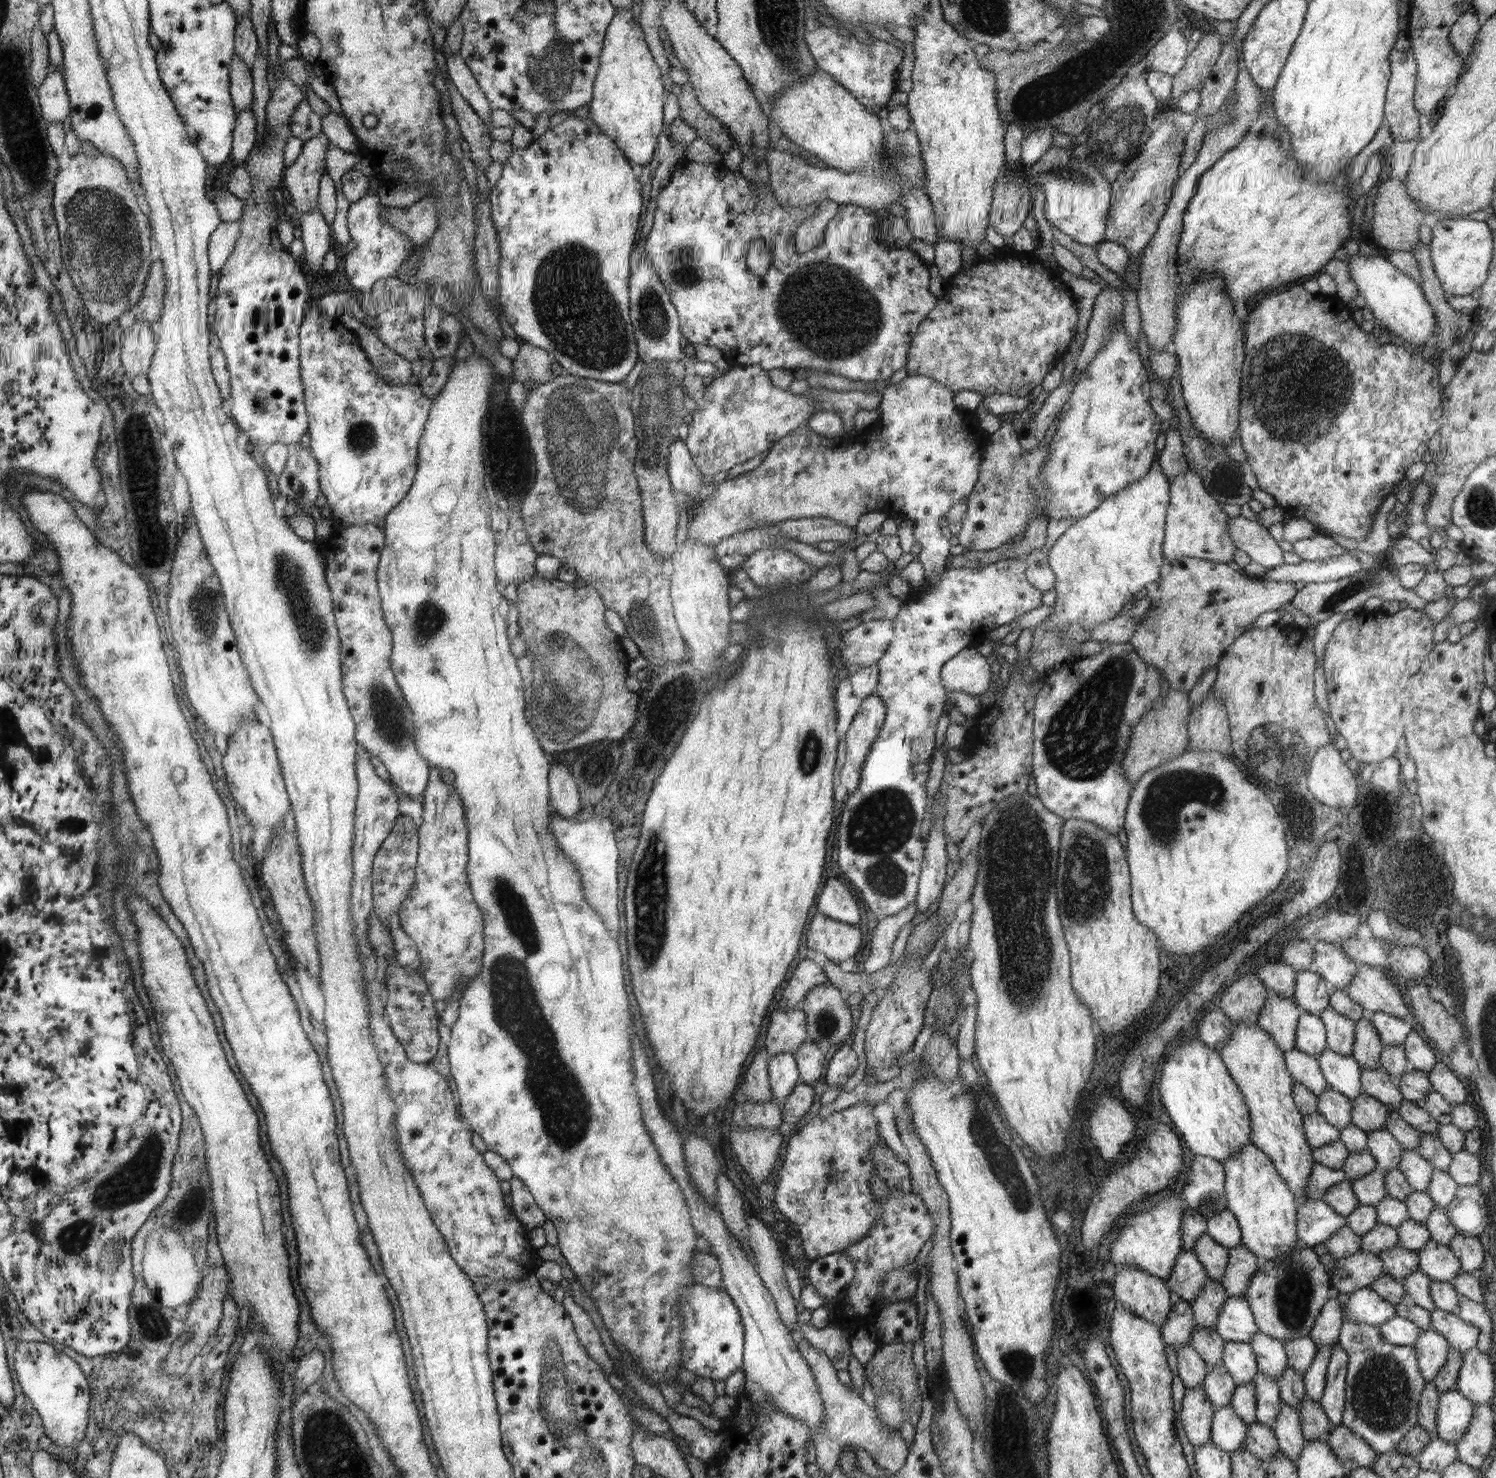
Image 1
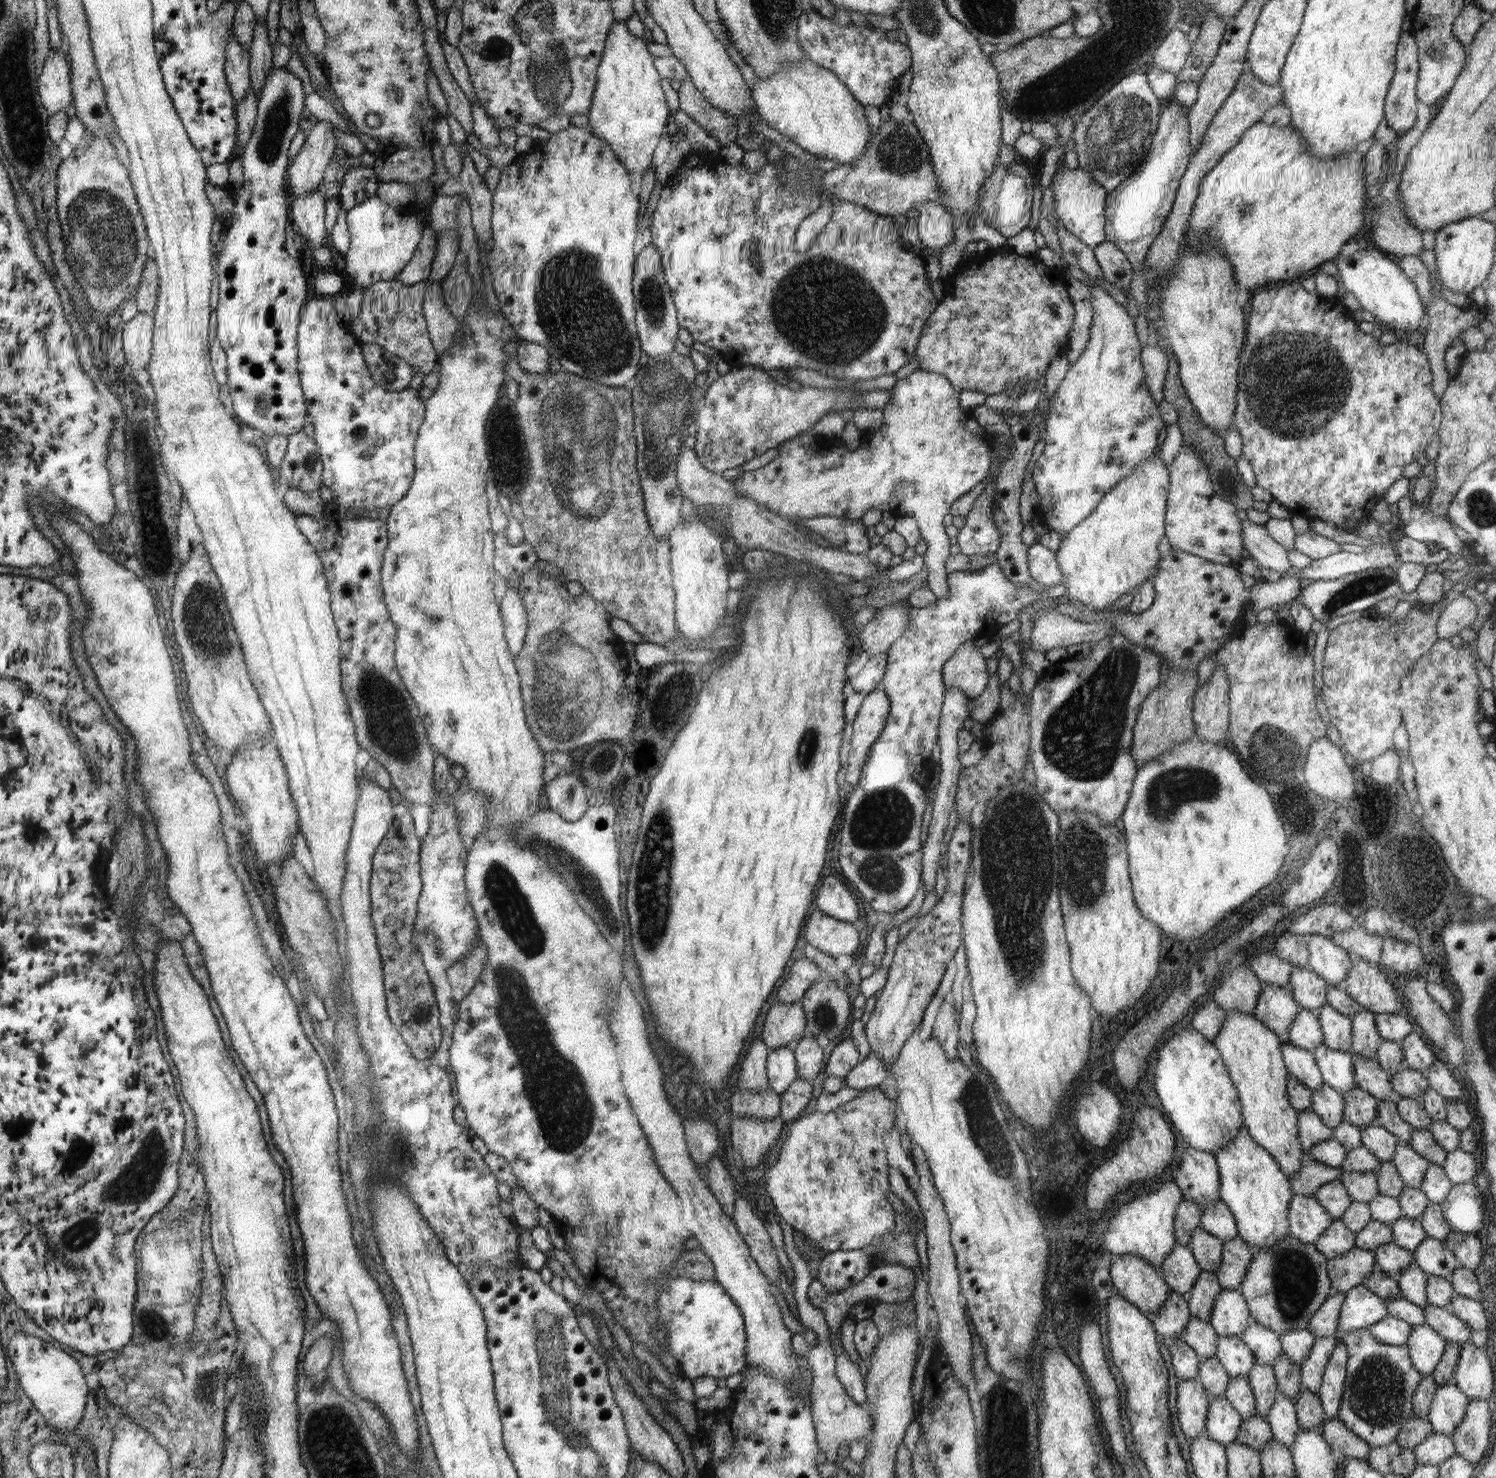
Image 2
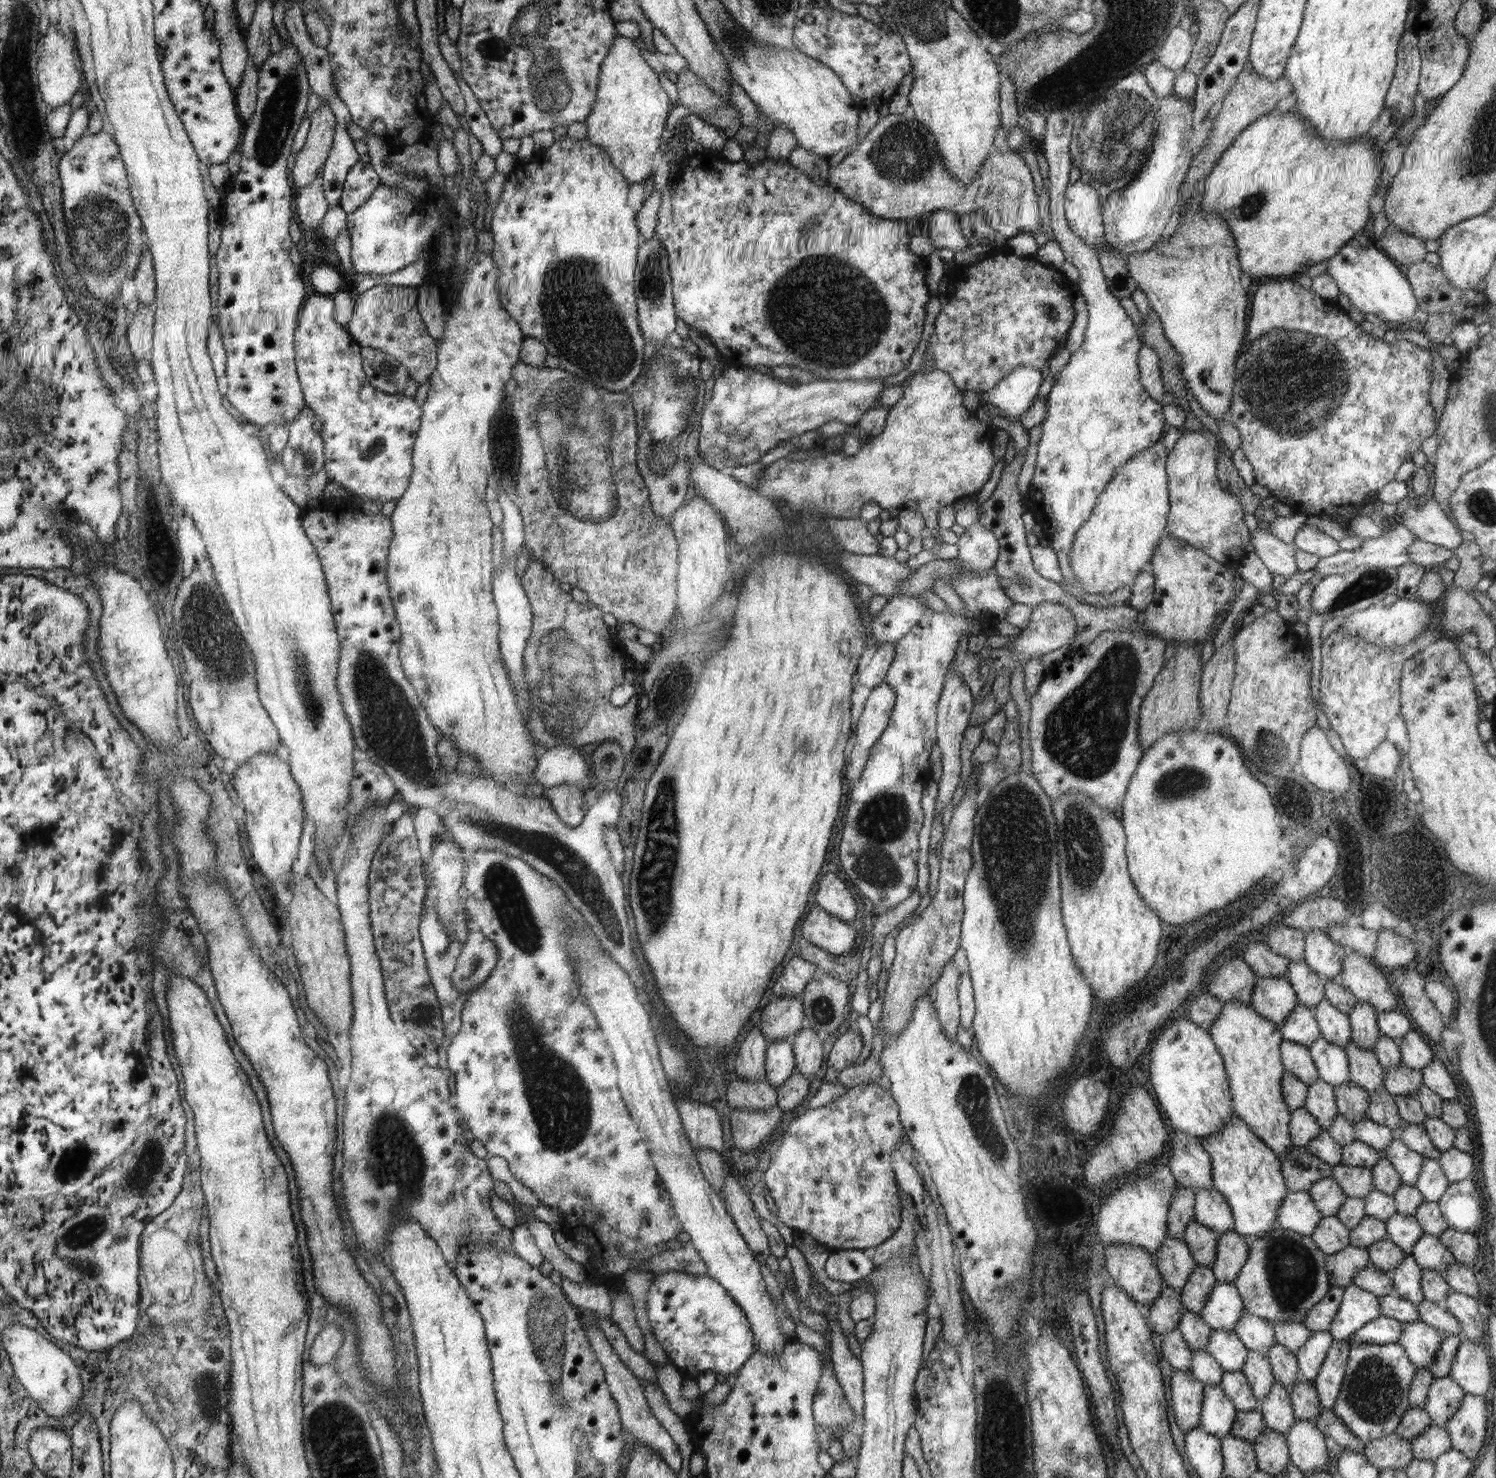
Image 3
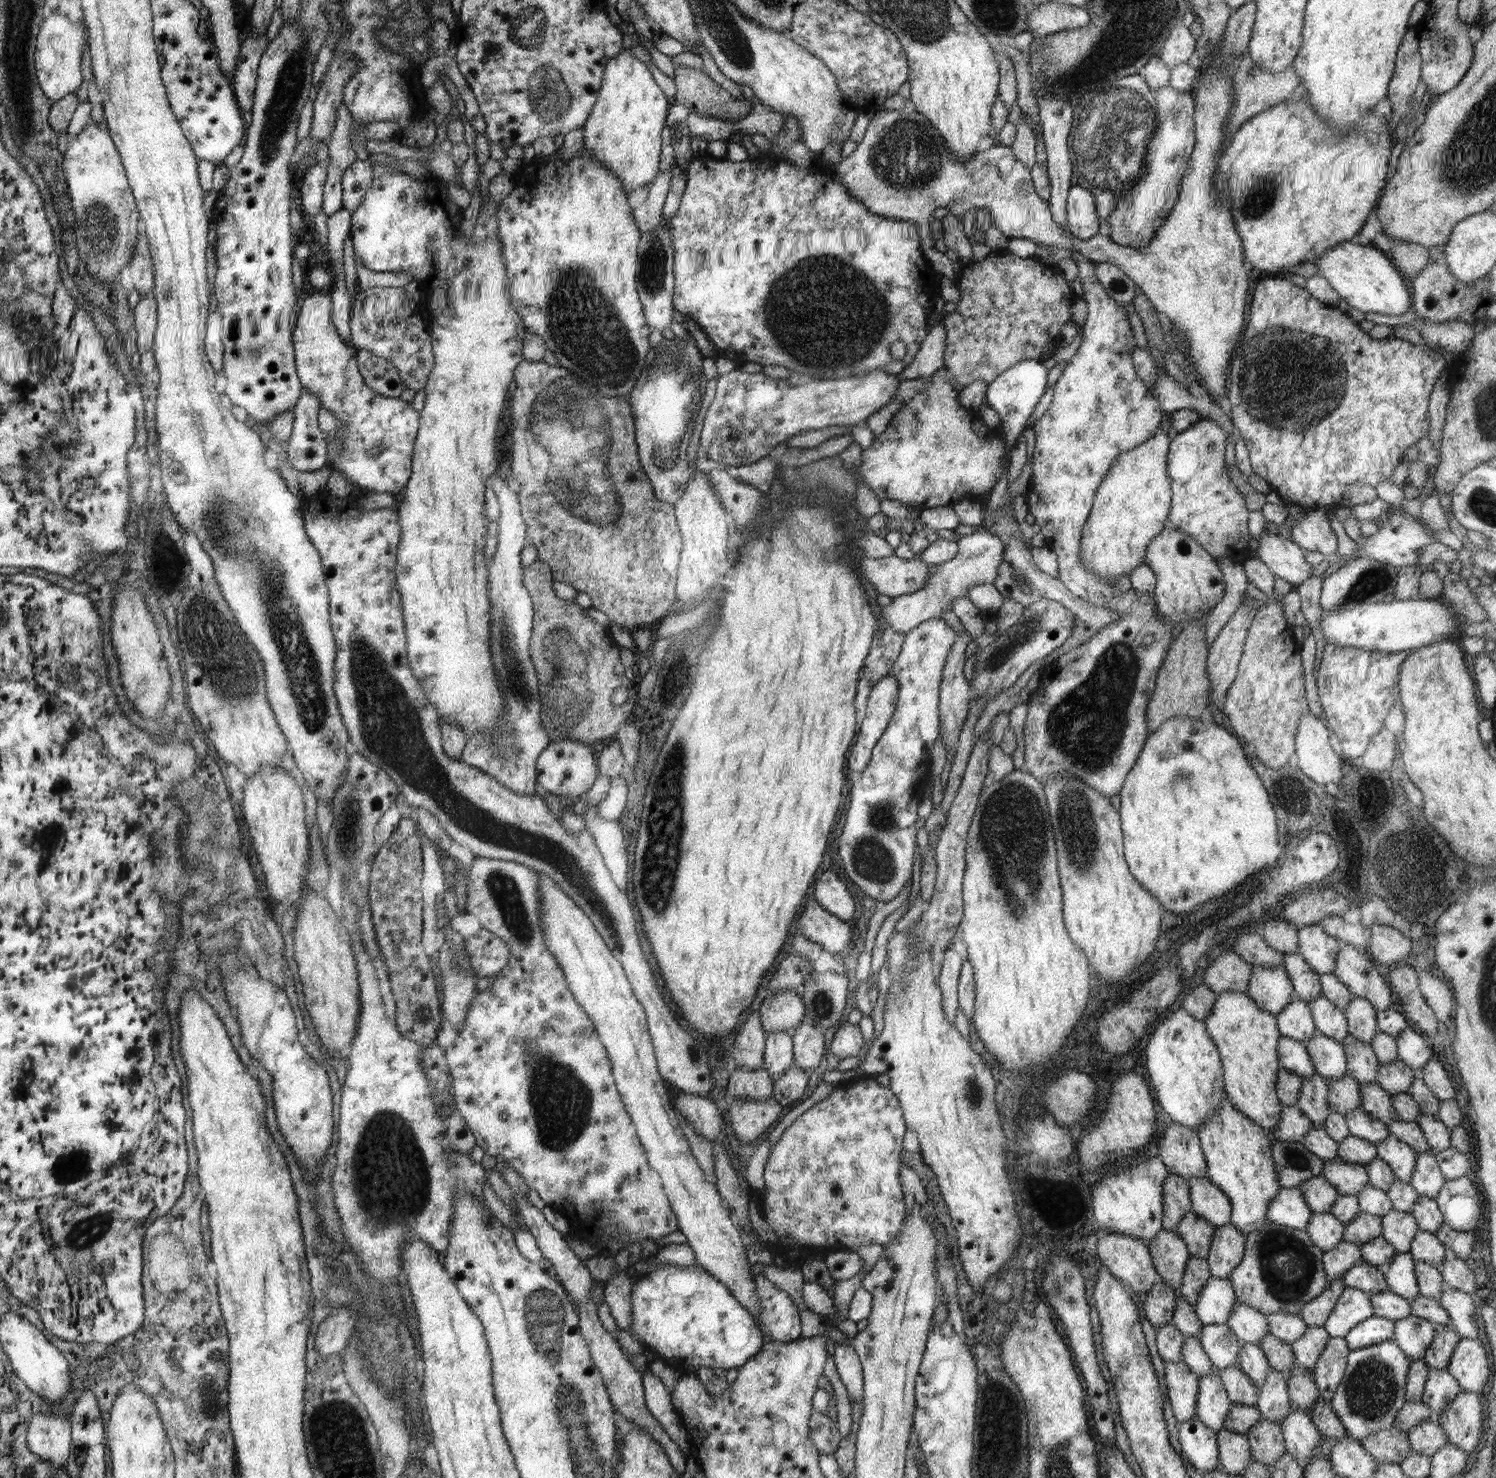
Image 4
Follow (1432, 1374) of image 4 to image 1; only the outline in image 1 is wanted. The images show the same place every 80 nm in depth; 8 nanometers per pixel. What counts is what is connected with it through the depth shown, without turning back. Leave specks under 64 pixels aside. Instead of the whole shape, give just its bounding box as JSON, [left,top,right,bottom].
[1436,1390,1475,1443]

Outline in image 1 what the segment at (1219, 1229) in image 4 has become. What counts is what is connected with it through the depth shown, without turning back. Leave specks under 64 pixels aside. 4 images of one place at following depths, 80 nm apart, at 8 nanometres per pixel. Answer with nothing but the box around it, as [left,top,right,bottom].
[1221,1244,1263,1297]

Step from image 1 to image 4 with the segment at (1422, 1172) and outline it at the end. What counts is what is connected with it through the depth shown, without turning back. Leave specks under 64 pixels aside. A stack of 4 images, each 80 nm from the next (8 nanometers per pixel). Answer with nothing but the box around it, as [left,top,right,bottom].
[1376,1134,1417,1183]

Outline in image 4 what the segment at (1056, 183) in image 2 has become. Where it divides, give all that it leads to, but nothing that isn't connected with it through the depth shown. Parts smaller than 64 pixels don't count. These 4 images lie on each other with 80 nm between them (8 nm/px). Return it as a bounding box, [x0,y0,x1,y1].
[1067,184,1101,240]

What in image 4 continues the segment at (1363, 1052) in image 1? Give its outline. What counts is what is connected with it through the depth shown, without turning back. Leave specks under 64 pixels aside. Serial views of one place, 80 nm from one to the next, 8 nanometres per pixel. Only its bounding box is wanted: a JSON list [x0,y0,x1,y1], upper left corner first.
[1345,997,1379,1043]

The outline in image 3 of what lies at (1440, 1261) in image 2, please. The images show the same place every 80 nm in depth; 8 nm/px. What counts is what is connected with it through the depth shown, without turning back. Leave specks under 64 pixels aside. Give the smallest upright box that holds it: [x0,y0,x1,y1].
[1411,1233,1455,1275]

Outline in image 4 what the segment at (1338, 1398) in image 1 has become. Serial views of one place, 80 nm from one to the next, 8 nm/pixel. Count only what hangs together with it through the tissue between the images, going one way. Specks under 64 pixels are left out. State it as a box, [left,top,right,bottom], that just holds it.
[1313,1337,1351,1401]

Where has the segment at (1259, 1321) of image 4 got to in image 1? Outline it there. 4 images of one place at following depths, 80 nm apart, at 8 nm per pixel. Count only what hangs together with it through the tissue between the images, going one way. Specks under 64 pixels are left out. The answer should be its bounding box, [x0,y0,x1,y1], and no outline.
[1250,1332,1289,1381]

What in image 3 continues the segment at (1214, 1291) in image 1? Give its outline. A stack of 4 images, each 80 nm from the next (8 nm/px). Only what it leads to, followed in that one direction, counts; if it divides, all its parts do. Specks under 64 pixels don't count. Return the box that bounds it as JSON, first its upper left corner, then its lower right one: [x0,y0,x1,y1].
[1180,1264,1217,1314]

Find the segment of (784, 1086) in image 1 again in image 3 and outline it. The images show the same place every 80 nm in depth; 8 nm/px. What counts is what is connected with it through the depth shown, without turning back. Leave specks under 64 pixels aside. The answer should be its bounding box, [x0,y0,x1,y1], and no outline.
[766,1040,794,1090]

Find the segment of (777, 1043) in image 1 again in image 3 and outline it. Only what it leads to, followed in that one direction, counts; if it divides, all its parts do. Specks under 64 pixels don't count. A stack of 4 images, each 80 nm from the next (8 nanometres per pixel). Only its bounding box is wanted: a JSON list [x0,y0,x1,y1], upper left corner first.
[759,996,805,1042]

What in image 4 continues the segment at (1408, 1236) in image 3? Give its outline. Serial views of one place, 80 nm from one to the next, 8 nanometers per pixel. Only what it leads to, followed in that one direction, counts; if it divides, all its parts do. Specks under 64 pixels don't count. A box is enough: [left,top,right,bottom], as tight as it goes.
[1382,1209,1419,1253]

